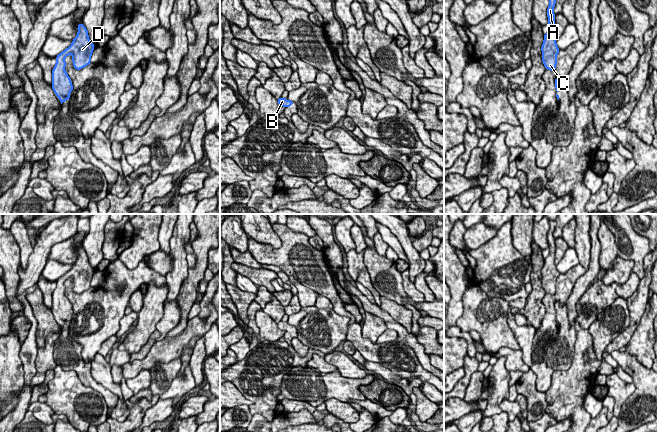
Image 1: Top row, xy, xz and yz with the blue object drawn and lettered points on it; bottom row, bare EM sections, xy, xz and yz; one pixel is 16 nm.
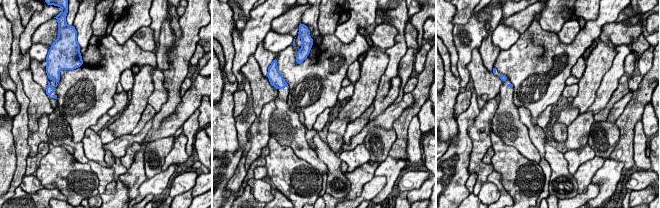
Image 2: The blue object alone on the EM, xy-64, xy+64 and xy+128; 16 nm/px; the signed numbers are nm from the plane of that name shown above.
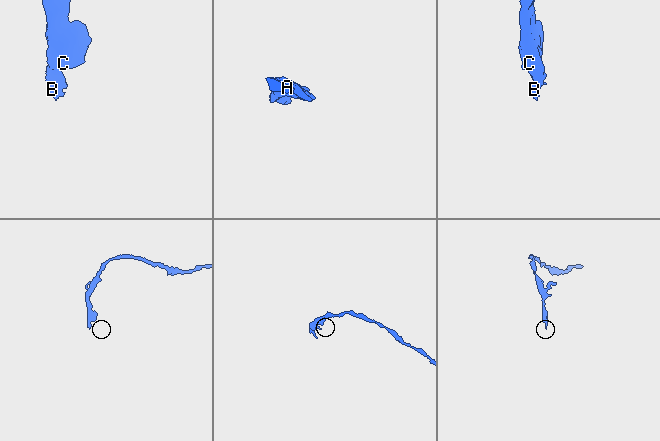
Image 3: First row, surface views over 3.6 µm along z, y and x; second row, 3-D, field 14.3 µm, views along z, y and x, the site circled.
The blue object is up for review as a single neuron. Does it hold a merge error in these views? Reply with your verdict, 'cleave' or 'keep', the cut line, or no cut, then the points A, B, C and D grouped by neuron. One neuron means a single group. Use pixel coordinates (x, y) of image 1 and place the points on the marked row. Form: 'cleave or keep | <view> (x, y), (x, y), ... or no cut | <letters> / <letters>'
keep | no cut | A B C D

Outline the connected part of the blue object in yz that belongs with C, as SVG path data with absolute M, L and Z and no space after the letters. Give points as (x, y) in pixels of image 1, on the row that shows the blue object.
M550 0L549 7L547 9L549 31L544 35L544 41L541 47L542 50L542 61L546 69L555 71L556 59L559 53L555 40L555 14L553 9L555 7L556 0Z

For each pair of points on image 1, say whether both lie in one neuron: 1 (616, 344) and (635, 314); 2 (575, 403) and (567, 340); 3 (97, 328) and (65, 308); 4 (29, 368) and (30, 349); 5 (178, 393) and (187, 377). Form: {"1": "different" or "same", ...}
{"1": "same", "2": "different", "3": "different", "4": "same", "5": "same"}

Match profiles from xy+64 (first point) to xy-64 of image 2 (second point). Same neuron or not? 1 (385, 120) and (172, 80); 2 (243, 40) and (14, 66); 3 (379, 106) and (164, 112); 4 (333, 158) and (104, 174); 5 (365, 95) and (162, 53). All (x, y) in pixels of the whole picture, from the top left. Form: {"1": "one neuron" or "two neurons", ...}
{"1": "two neurons", "2": "two neurons", "3": "two neurons", "4": "two neurons", "5": "two neurons"}

